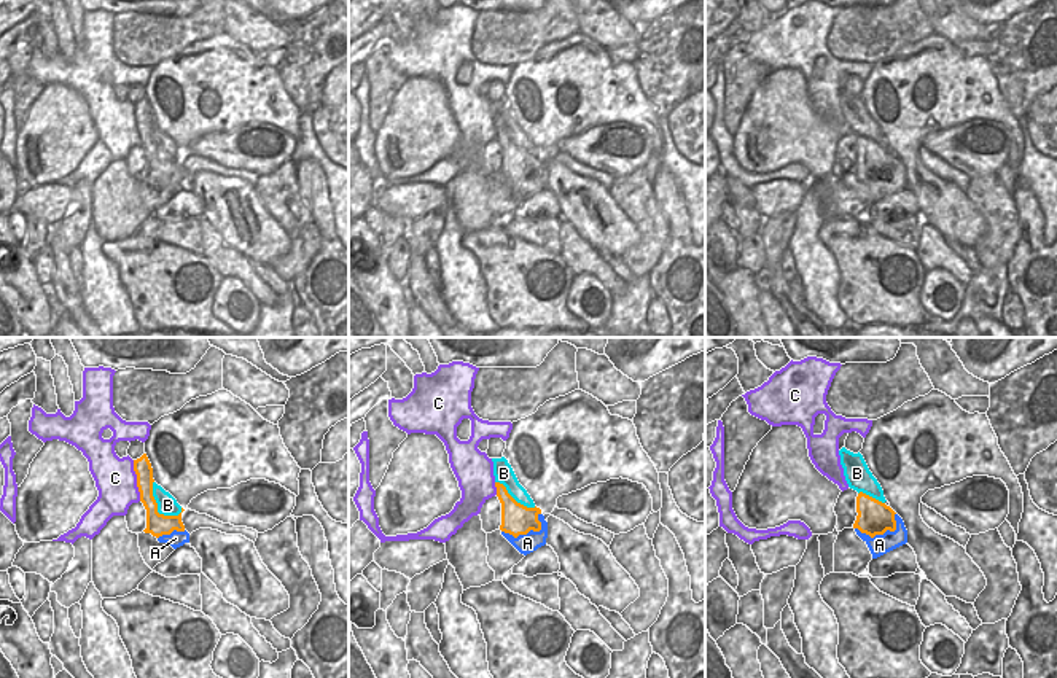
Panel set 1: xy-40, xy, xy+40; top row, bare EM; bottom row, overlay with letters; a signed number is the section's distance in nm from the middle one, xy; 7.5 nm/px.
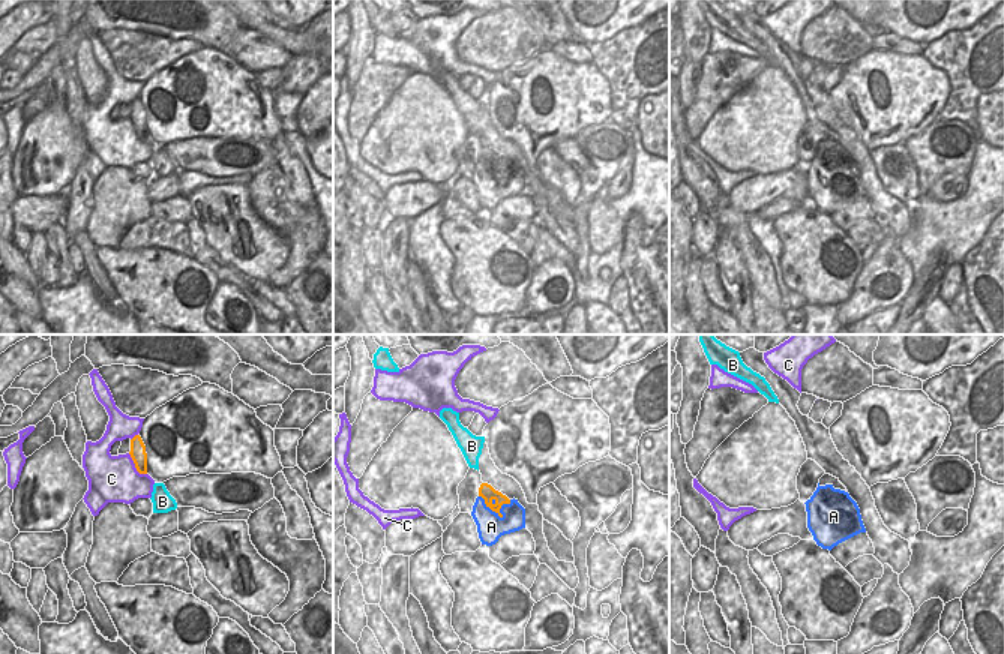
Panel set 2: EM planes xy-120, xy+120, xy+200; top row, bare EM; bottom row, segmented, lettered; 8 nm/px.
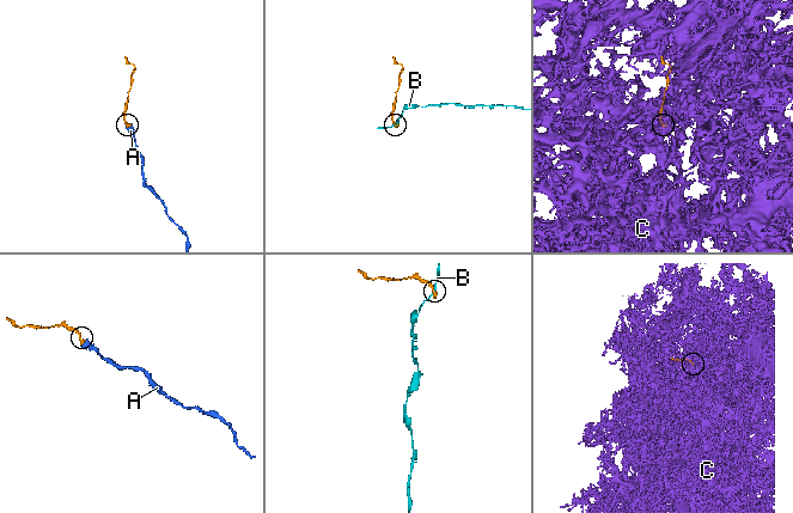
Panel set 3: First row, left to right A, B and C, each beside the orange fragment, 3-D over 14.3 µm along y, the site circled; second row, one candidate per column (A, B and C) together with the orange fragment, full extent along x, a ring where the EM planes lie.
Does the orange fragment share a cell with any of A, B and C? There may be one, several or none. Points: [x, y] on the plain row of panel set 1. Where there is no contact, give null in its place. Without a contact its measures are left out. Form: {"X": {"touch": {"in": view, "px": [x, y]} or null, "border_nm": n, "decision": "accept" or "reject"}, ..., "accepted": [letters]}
{"A": {"touch": {"in": "xy", "px": [529, 174]}, "border_nm": 340, "decision": "accept"}, "B": {"touch": {"in": "xy-40", "px": [156, 150]}, "border_nm": 340, "decision": "reject"}, "C": {"touch": {"in": "xy-40", "px": [137, 124]}, "border_nm": 320, "decision": "reject"}, "accepted": ["A"]}

